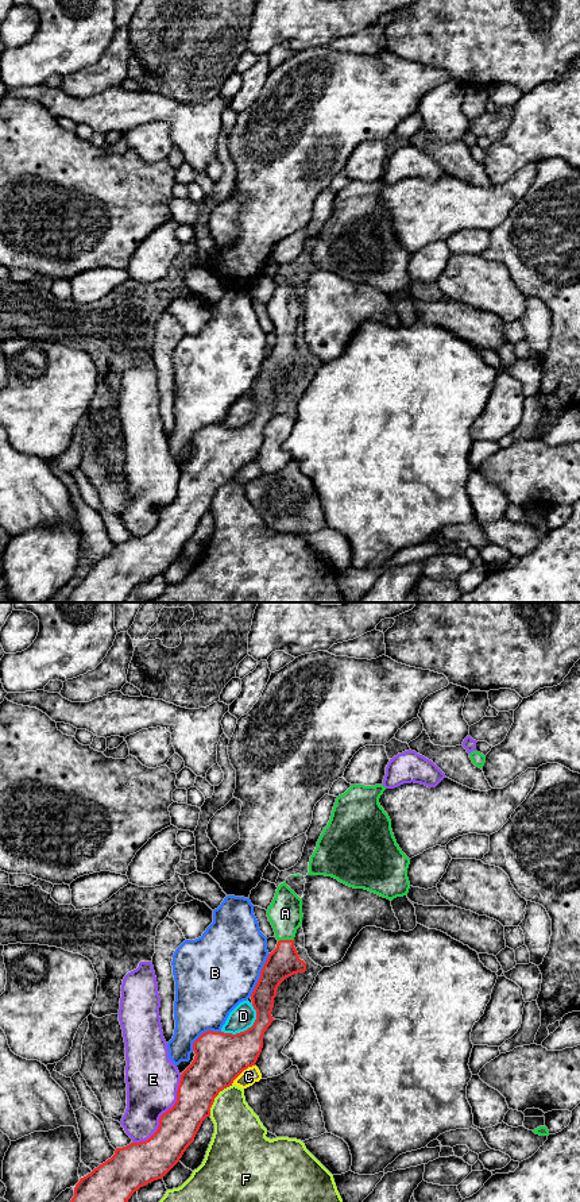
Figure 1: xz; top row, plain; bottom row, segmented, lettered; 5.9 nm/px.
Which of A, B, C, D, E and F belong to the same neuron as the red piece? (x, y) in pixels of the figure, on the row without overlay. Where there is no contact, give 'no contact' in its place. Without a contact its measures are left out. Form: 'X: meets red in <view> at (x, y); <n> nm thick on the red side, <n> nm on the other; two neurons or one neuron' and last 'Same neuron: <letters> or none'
A: meets red in xz at (285, 335); 190 nm thick on the red side, 200 nm on the other; one neuron
B: meets red in xz at (260, 370); 190 nm thick on the red side, 460 nm on the other; two neurons
C: meets red in xz at (242, 466); 300 nm thick on the red side, 100 nm on the other; two neurons
D: meets red in xz at (248, 423); 300 nm thick on the red side, 150 nm on the other; two neurons
E: meets red in xz at (163, 508); 220 nm thick on the red side, 320 nm on the other; two neurons
F: meets red in xz at (216, 490); 300 nm thick on the red side, 280 nm on the other; two neurons
Same neuron: A

